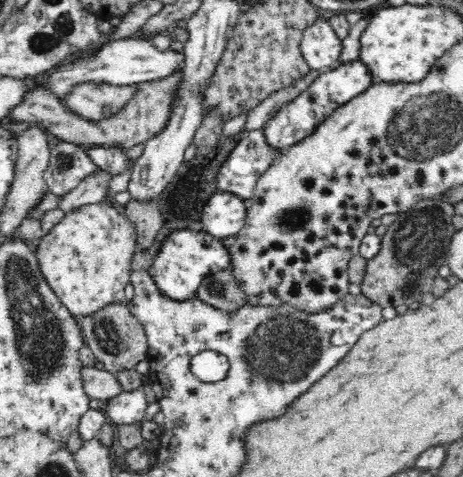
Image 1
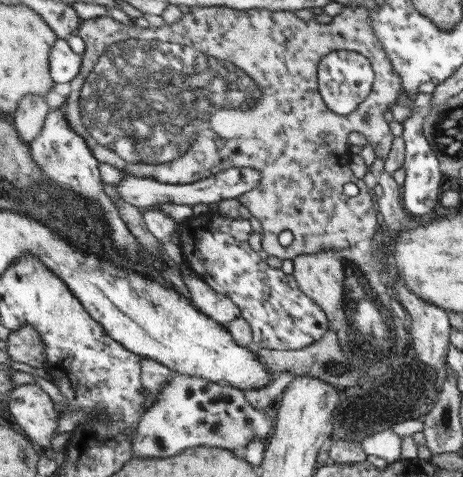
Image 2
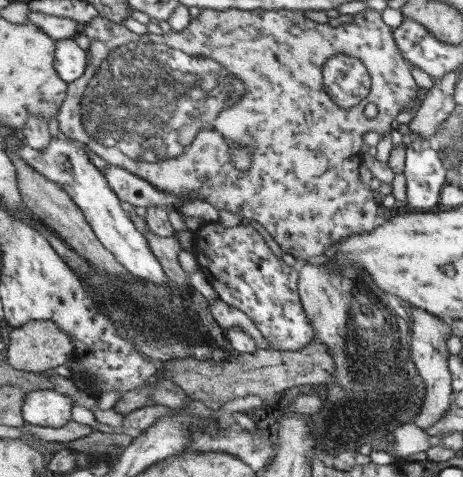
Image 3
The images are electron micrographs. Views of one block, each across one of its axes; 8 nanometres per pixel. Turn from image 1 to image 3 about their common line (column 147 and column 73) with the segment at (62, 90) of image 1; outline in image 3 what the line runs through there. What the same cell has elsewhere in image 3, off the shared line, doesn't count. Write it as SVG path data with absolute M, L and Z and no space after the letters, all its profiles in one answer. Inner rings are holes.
M75 38L57 42L57 72L65 82L75 82L87 74L89 52L79 48Z

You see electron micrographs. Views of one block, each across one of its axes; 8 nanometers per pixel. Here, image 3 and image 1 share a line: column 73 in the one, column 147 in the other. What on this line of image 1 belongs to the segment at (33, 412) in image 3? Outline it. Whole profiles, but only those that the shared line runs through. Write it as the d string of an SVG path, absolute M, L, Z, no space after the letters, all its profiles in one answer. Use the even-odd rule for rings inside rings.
M134 390L134 392L122 392L120 396L108 400L104 412L110 424L136 426L146 420L146 408L148 408L148 400L144 390Z

